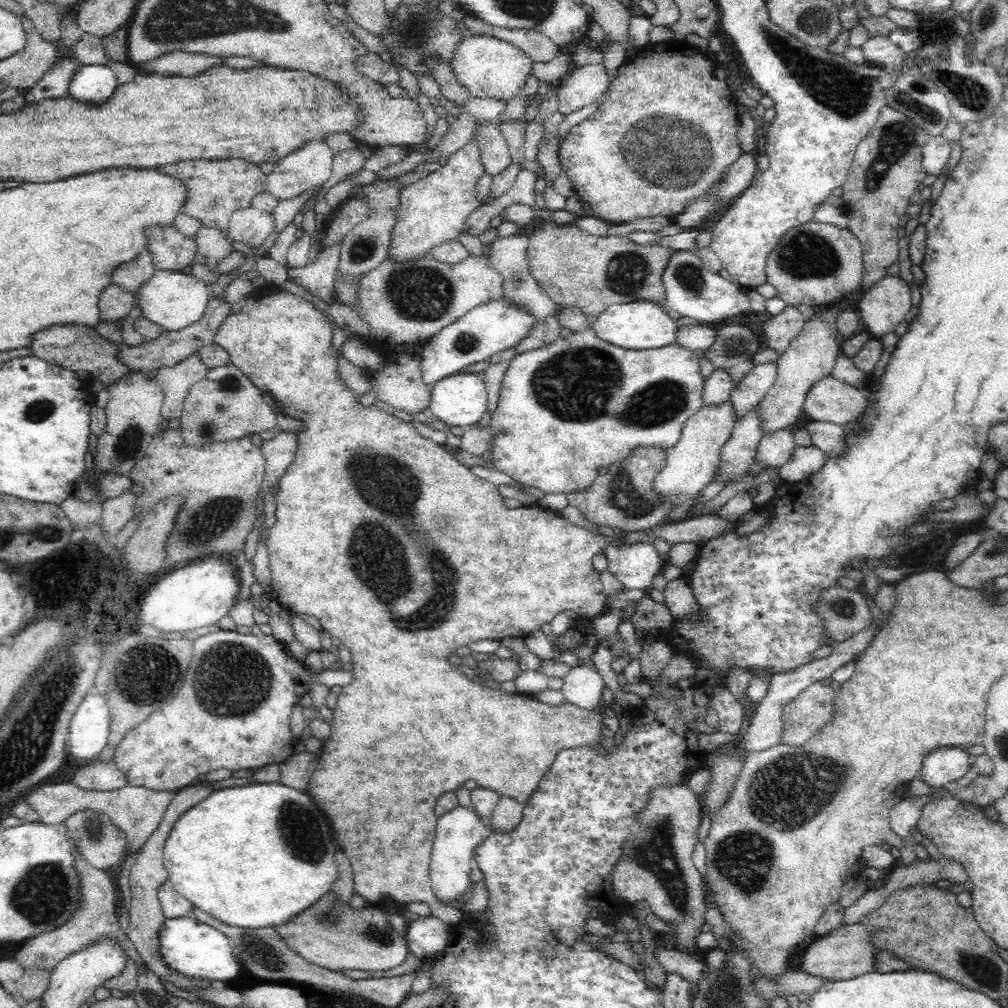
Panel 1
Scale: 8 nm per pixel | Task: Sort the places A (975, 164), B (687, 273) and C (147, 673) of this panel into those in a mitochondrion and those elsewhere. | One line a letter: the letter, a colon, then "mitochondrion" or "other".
A: other
B: mitochondrion
C: mitochondrion

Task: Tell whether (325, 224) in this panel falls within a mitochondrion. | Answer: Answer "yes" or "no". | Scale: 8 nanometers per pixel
no

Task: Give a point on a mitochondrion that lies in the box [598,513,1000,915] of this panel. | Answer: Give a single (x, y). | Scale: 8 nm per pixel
(789, 793)

